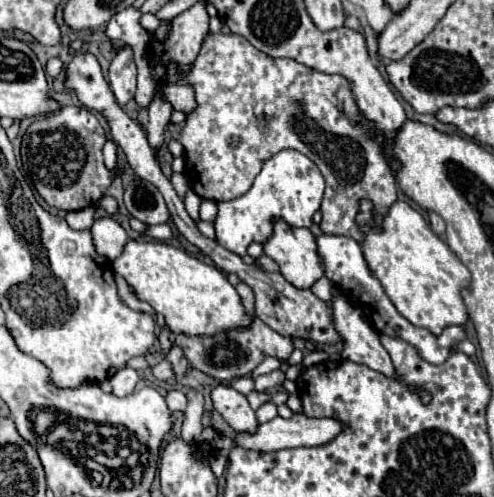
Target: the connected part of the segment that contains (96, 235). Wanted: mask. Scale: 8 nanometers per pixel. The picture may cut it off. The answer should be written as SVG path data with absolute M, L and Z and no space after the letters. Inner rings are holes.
M101 218L91 226L91 234L95 240L95 248L99 254L107 256L109 260L115 260L125 244L131 240L127 236L127 232L123 230L123 226L119 226L115 220L111 218Z

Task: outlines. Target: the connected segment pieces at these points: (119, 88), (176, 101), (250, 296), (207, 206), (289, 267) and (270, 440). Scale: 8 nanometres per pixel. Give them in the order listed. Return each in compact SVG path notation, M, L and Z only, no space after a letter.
M125 46L121 52L115 54L109 66L109 84L113 88L117 104L125 108L125 104L135 96L135 84L137 84L137 66L133 62L129 46Z
M163 76L161 80L165 80L165 100L169 100L173 110L179 110L185 116L189 116L189 112L193 112L193 108L197 108L193 86L171 82L167 76Z
M239 282L237 286L237 292L239 292L239 296L241 296L241 300L243 300L243 306L245 306L245 310L249 312L249 314L253 314L255 312L254 304L255 304L255 294L253 294L253 290L245 284L245 282Z
M203 200L203 202L201 202L201 220L213 222L213 220L215 220L215 214L217 214L215 202L213 202L213 200Z
M275 222L273 236L269 238L269 242L263 244L263 248L265 254L279 264L285 280L291 282L295 288L309 290L319 278L325 276L325 266L321 264L321 256L317 256L317 238L307 228L293 228L285 222Z
M293 414L293 418L273 418L265 424L259 424L259 430L255 434L237 434L237 444L247 450L257 452L273 452L281 448L297 448L297 446L321 446L329 444L329 440L335 440L345 430L345 424L337 418L309 418L305 414Z

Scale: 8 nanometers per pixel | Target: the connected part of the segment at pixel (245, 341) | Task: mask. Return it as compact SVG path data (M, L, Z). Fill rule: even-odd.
M259 318L253 320L253 324L247 330L229 330L225 334L217 334L211 338L197 338L197 336L185 336L177 334L175 344L183 348L187 360L195 370L205 372L207 376L213 376L217 380L233 380L239 376L249 376L267 356L275 356L279 360L287 360L293 352L293 340L287 336L277 334L271 330L265 322Z

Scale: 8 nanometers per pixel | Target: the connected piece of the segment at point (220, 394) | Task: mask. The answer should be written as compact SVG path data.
M217 386L211 392L215 408L221 412L221 416L231 424L237 432L253 432L257 428L257 416L253 408L249 406L247 398L233 390L231 386Z

